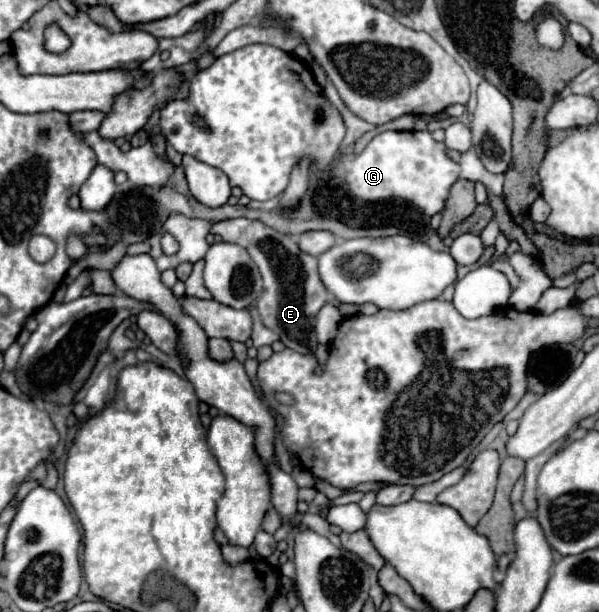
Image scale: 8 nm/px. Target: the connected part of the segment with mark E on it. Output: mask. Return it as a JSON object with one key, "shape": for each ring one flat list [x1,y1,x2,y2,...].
{"shape":[[249,218,217,222,211,226,211,234,219,234,225,242,243,246,259,266,263,276,263,292,257,300,257,310,263,324,267,328,273,328,287,348,299,354,305,354,307,350,315,352,315,346,319,346,315,332,315,318,321,306,327,300,331,300,327,288,321,284,317,274,317,258,301,252,293,236,285,236]]}

